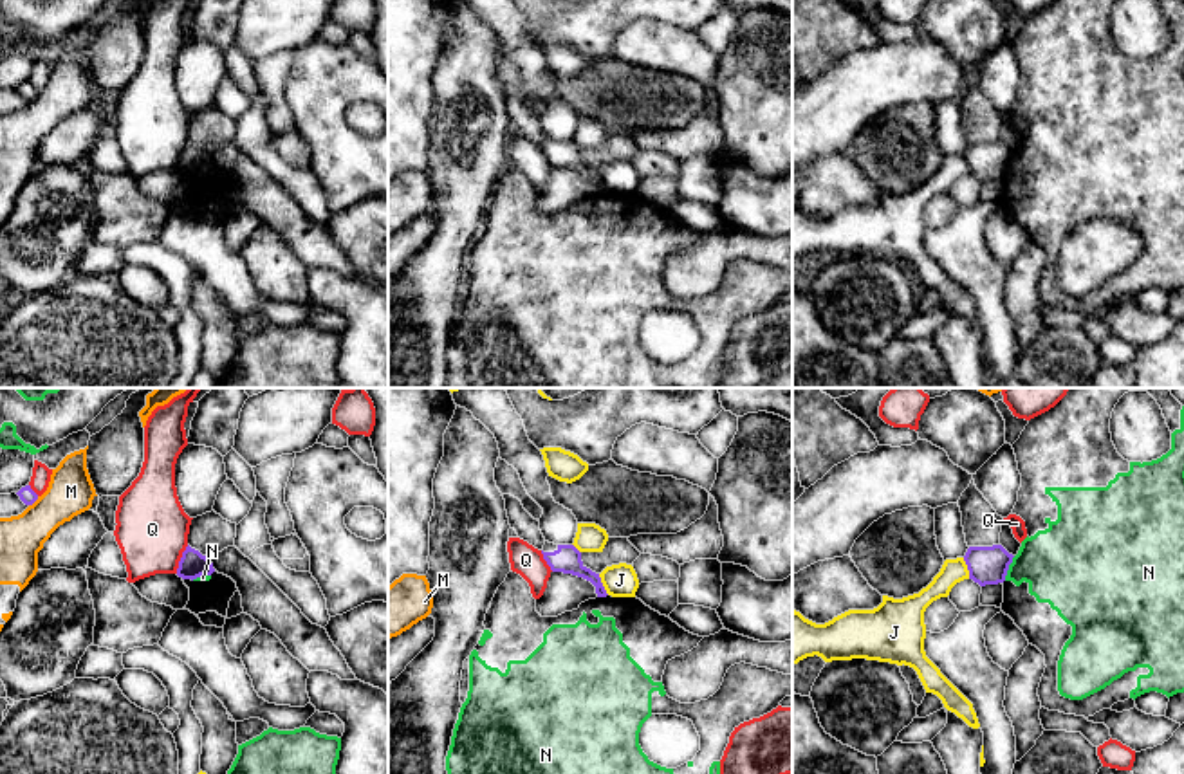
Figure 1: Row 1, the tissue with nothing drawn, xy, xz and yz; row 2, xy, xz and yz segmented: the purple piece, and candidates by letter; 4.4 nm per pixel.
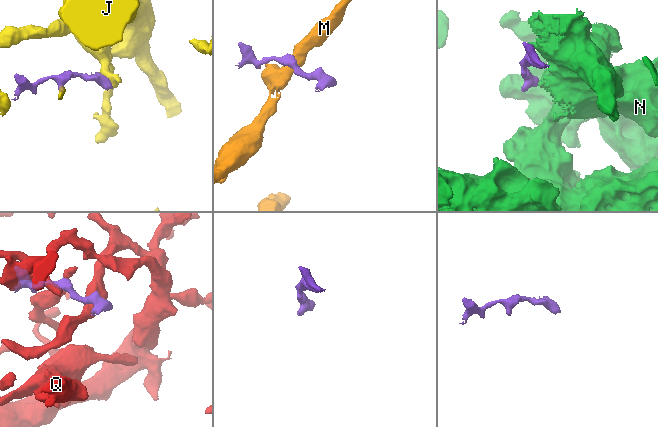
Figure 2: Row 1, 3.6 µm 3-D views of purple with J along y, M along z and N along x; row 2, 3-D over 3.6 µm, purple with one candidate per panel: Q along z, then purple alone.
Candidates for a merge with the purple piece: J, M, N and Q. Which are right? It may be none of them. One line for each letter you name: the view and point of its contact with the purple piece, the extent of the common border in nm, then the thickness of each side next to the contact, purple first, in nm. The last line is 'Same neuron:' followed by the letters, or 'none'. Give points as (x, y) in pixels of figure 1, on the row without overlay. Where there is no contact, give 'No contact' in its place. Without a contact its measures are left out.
Same neuron: none

